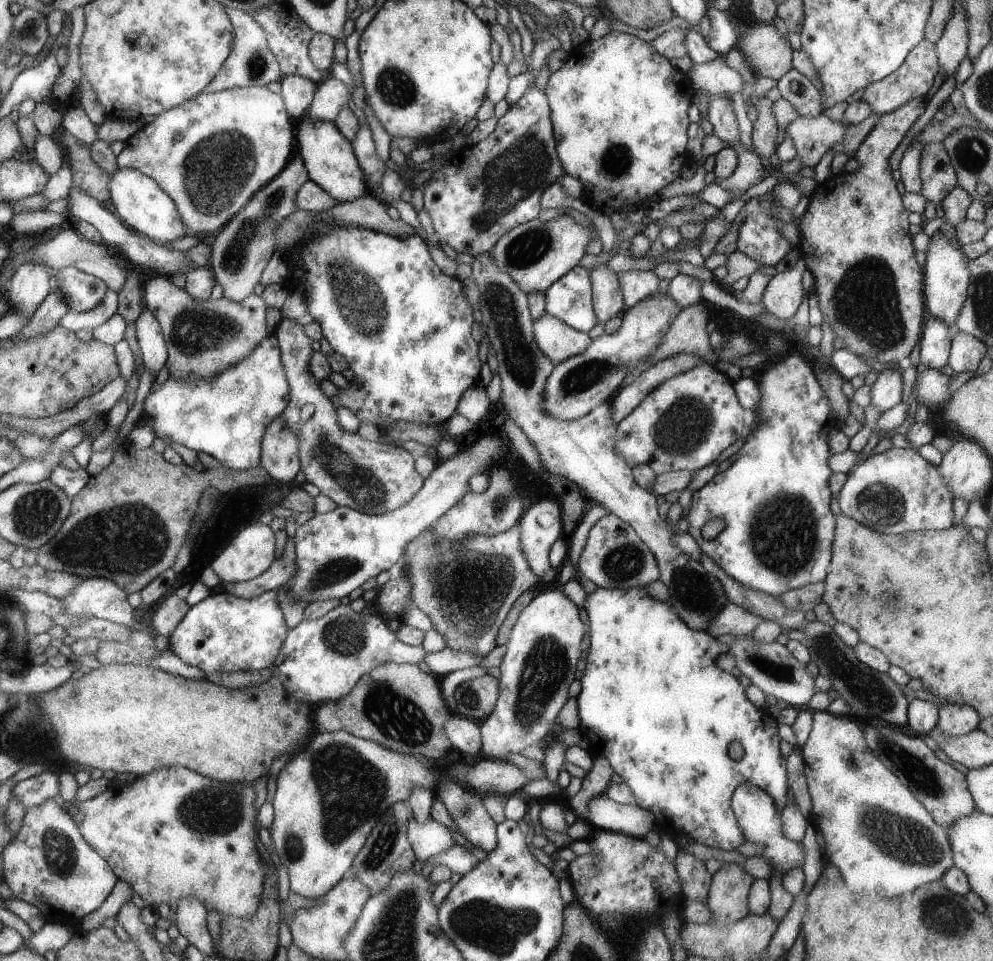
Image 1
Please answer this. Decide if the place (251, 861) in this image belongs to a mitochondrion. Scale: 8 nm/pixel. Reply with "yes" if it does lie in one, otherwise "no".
no

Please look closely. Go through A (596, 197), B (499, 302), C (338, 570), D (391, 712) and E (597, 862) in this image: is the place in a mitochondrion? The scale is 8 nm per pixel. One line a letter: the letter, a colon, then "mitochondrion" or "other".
A: mitochondrion
B: mitochondrion
C: mitochondrion
D: mitochondrion
E: mitochondrion

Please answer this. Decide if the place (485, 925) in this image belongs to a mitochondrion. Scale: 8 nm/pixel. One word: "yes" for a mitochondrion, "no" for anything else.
yes

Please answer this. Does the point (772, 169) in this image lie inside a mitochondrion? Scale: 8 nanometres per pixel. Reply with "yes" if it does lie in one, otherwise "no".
no

